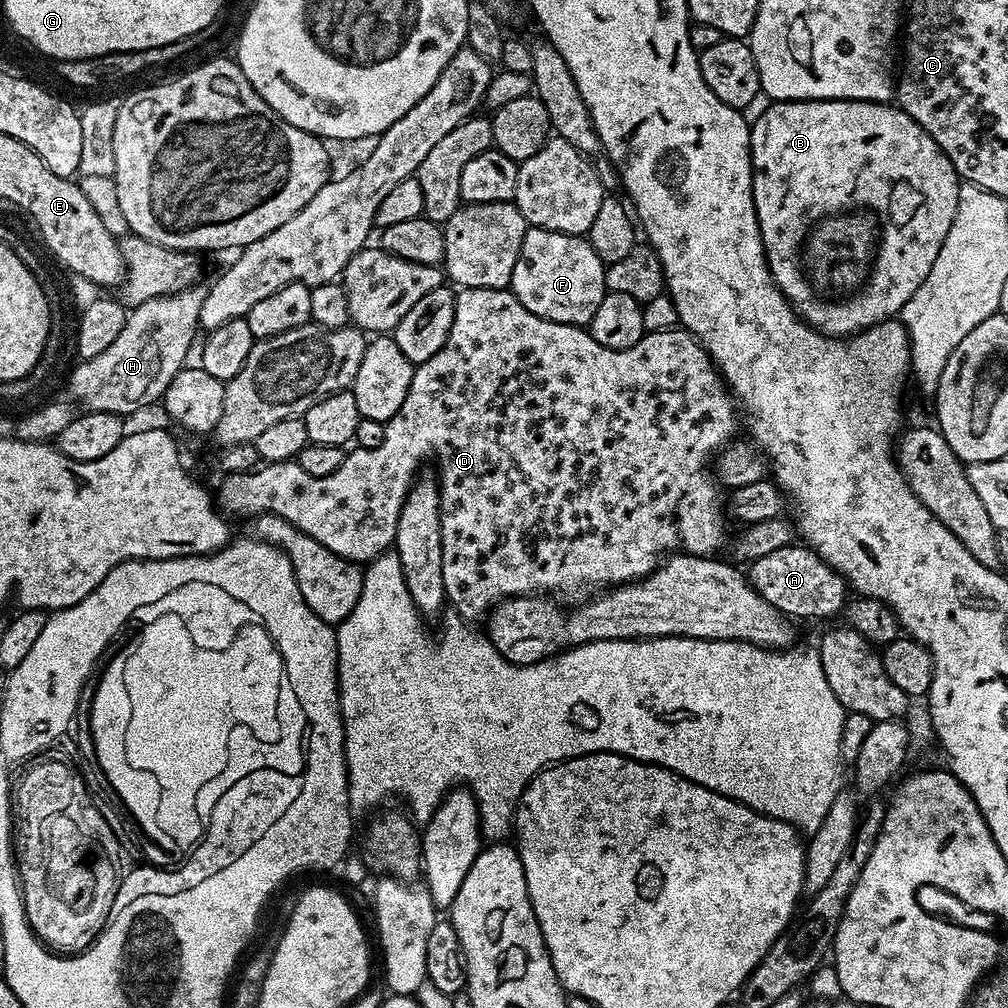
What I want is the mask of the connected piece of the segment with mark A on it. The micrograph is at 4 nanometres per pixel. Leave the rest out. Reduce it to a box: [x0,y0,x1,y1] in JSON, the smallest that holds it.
[746,542,850,621]

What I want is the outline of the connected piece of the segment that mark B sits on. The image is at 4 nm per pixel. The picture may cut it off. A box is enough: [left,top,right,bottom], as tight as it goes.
[750,100,962,338]

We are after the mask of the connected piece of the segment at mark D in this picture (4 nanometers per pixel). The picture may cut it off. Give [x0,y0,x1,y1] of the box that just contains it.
[214,288,738,622]

